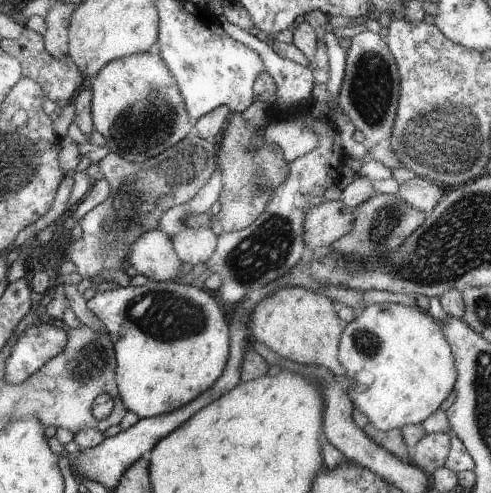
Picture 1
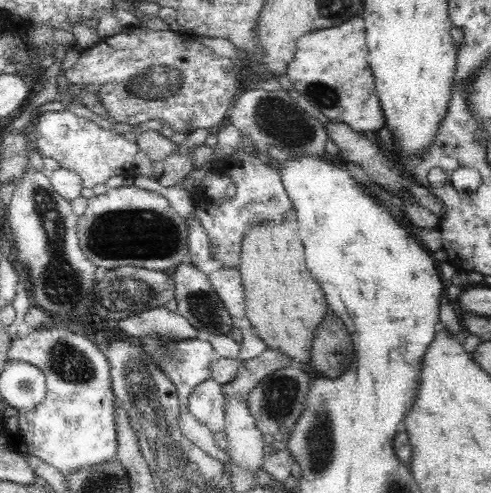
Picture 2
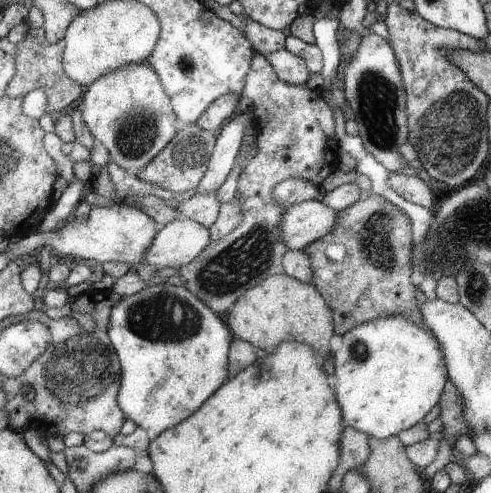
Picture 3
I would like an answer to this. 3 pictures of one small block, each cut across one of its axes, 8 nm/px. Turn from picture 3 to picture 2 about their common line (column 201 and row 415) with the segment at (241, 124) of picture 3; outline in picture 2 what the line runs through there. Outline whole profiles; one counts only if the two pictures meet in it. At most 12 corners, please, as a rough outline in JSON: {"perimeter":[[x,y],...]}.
{"perimeter":[[186,408],[178,412],[178,426],[194,446],[228,462],[230,452],[214,446],[212,432]]}

